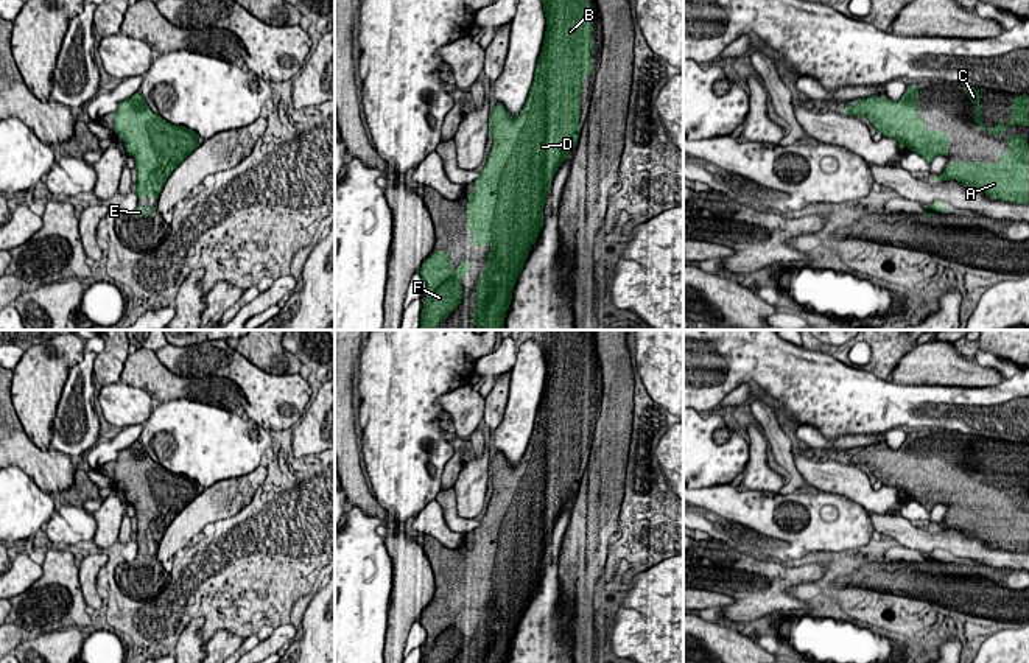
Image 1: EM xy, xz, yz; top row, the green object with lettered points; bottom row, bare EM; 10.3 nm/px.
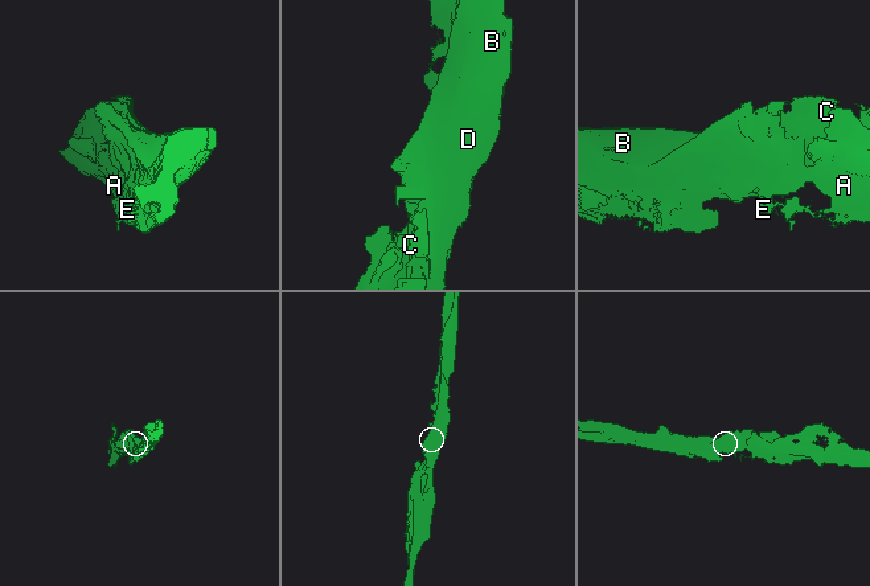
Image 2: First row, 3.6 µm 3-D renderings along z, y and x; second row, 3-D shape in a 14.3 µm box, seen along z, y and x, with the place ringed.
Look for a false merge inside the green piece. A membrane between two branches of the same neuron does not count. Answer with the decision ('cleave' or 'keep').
cleave

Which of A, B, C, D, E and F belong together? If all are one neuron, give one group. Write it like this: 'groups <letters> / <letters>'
groups A / B C D E F

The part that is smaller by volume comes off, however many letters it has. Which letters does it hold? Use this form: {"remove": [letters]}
{"remove": ["A"]}

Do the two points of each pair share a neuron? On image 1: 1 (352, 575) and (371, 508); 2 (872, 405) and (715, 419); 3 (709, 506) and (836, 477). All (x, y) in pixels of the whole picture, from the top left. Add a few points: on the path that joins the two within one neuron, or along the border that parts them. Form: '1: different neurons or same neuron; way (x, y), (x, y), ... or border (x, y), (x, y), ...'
1: different neurons; border (352, 506), (382, 517), (385, 525)
2: different neurons; border (713, 410), (705, 414), (699, 413)
3: different neurons; border (818, 489), (842, 494), (852, 501)

